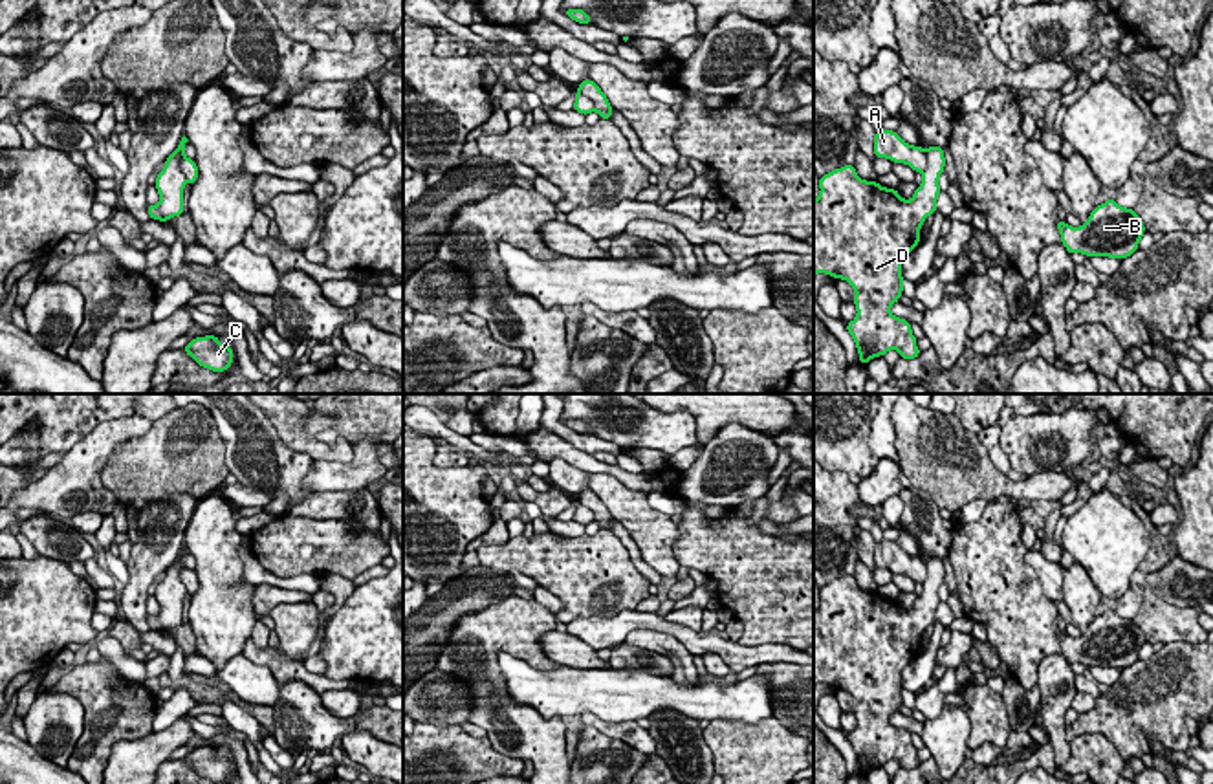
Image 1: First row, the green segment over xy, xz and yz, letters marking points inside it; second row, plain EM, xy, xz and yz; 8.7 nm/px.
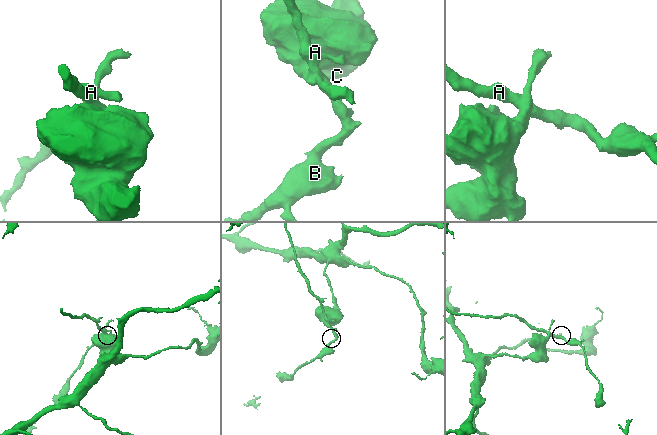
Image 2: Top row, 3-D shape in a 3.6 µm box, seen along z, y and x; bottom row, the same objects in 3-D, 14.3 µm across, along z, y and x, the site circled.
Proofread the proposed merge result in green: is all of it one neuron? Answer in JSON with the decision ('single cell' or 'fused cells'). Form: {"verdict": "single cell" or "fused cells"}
{"verdict": "fused cells"}

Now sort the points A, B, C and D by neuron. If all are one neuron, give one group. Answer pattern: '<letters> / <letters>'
A B / C D

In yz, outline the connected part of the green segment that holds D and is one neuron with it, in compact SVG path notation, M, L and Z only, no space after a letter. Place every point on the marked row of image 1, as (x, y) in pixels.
M933 145L925 154L927 169L911 200L903 200L896 189L861 180L854 165L845 165L819 178L821 192L814 200L814 275L826 273L852 284L858 315L847 322L847 330L856 341L861 365L892 348L903 359L914 359L922 354L916 348L918 339L911 332L911 322L894 317L891 306L903 293L902 262L920 244L925 218L936 211L938 178L945 167L944 148Z

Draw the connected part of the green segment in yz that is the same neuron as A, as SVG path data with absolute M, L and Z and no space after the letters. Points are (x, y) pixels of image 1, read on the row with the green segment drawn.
M880 130L874 134L874 154L876 158L887 158L892 163L905 163L914 172L922 172L927 169L927 154L922 147L912 147L905 143L892 130Z

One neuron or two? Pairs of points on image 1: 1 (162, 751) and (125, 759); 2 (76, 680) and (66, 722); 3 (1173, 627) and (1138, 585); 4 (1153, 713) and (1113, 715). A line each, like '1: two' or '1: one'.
1: one
2: two
3: one
4: one

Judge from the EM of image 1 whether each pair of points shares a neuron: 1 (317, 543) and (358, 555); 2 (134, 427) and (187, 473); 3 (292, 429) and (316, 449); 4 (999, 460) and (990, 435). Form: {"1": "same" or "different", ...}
{"1": "same", "2": "different", "3": "same", "4": "same"}

